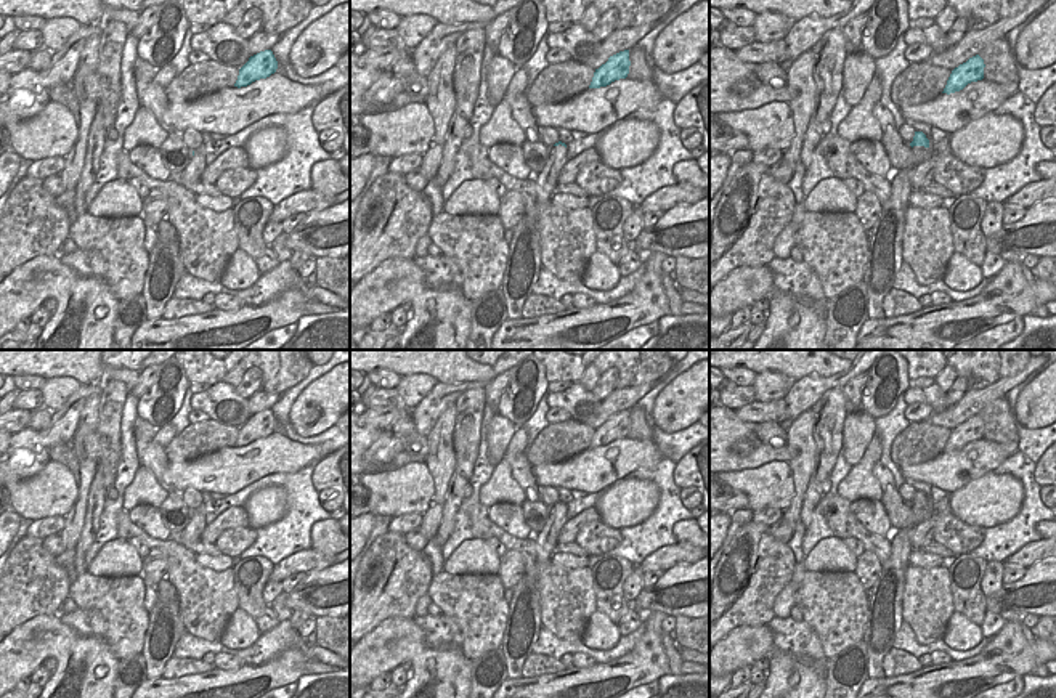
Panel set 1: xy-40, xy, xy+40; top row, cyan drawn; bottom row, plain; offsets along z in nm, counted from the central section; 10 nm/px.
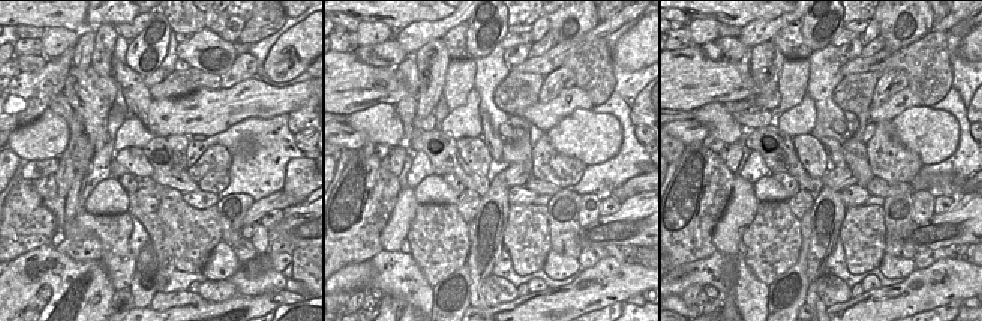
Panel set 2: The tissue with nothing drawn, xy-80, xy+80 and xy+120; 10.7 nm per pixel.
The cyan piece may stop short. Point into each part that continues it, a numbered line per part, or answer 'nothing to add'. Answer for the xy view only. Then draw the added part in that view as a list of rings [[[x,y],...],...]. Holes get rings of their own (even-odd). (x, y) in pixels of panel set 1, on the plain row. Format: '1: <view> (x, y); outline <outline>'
nothing to add

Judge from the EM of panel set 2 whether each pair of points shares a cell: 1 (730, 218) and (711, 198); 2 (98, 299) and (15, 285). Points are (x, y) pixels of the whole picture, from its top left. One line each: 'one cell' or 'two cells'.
1: two cells
2: one cell

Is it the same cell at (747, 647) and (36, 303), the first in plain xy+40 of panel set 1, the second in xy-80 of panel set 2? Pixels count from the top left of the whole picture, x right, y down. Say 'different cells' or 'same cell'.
different cells

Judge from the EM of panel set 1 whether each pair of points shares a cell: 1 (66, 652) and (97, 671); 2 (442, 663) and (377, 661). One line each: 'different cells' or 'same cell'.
1: same cell
2: same cell

